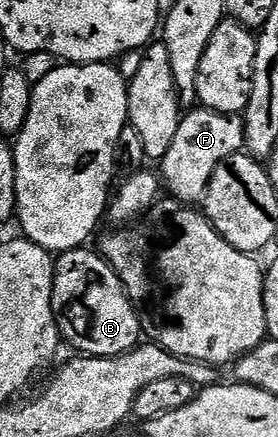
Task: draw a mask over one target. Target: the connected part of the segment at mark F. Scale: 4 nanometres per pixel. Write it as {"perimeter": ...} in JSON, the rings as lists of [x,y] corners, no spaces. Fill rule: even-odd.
{"perimeter":[[[202,108],[184,113],[173,145],[161,159],[161,182],[166,193],[184,204],[198,203],[207,192],[213,172],[217,172],[217,164],[244,149],[244,136],[243,120],[238,114],[218,114]]]}

